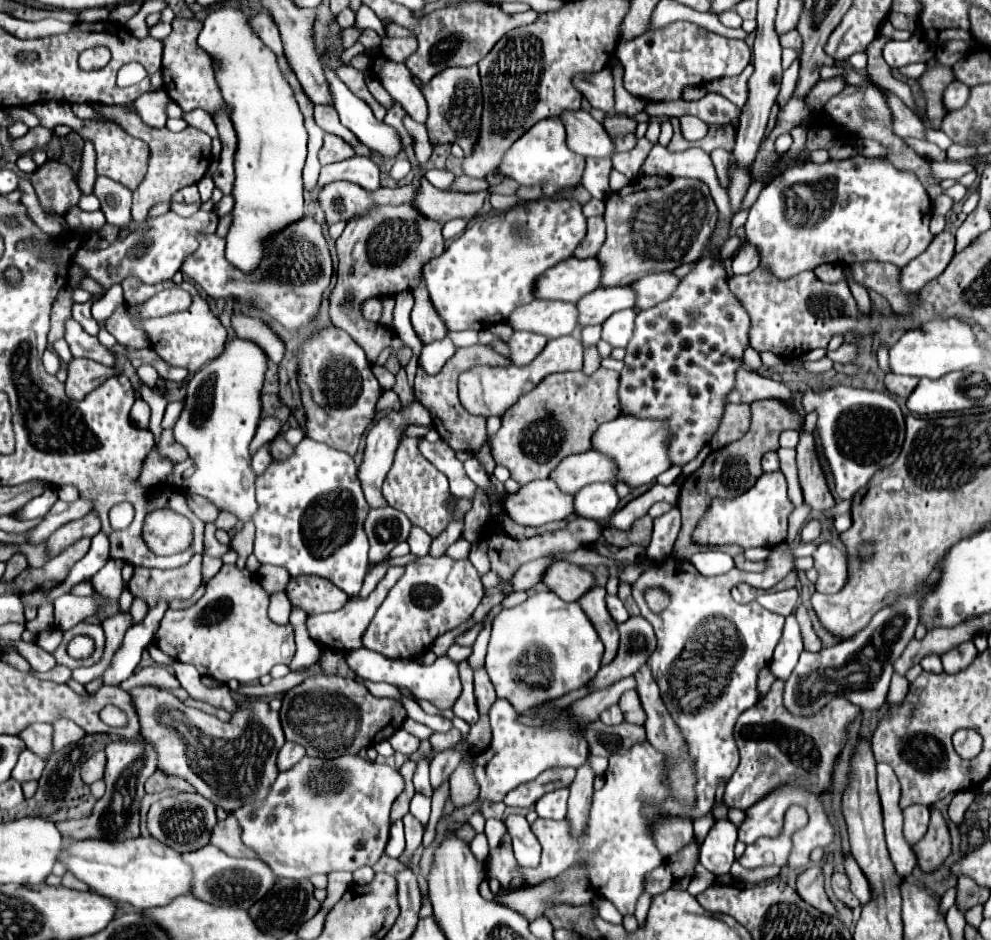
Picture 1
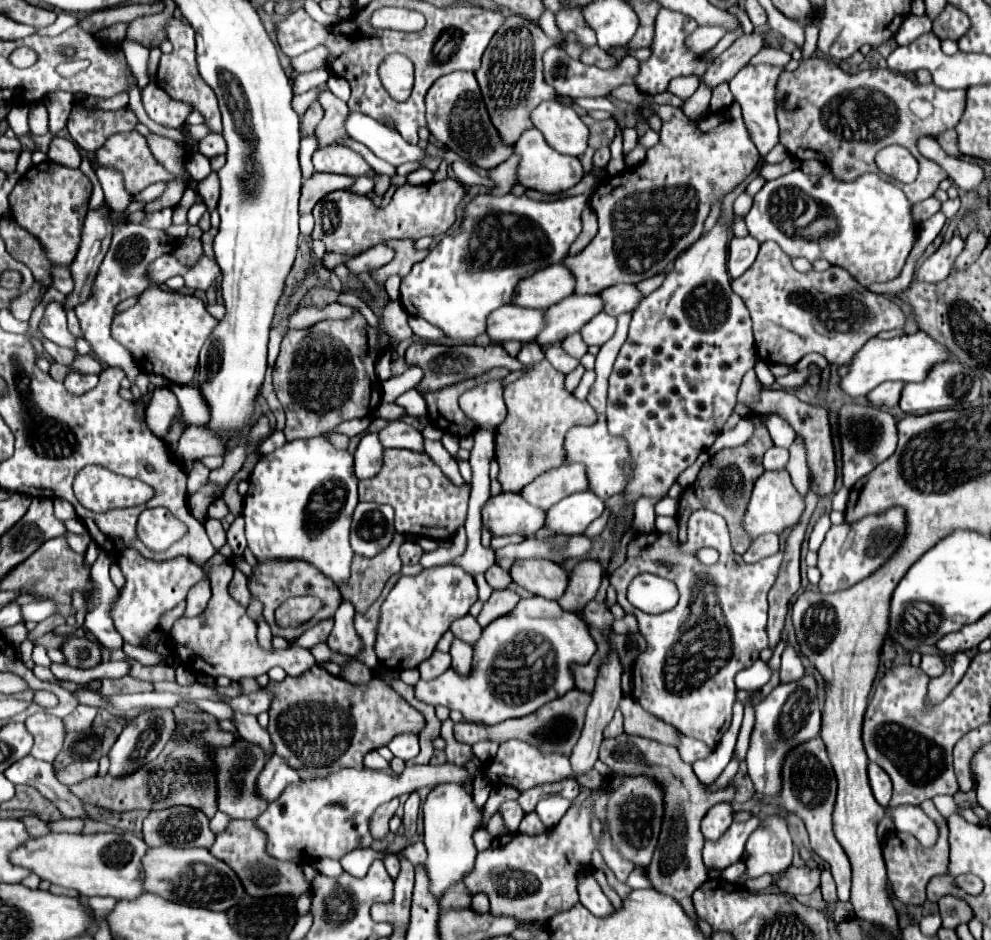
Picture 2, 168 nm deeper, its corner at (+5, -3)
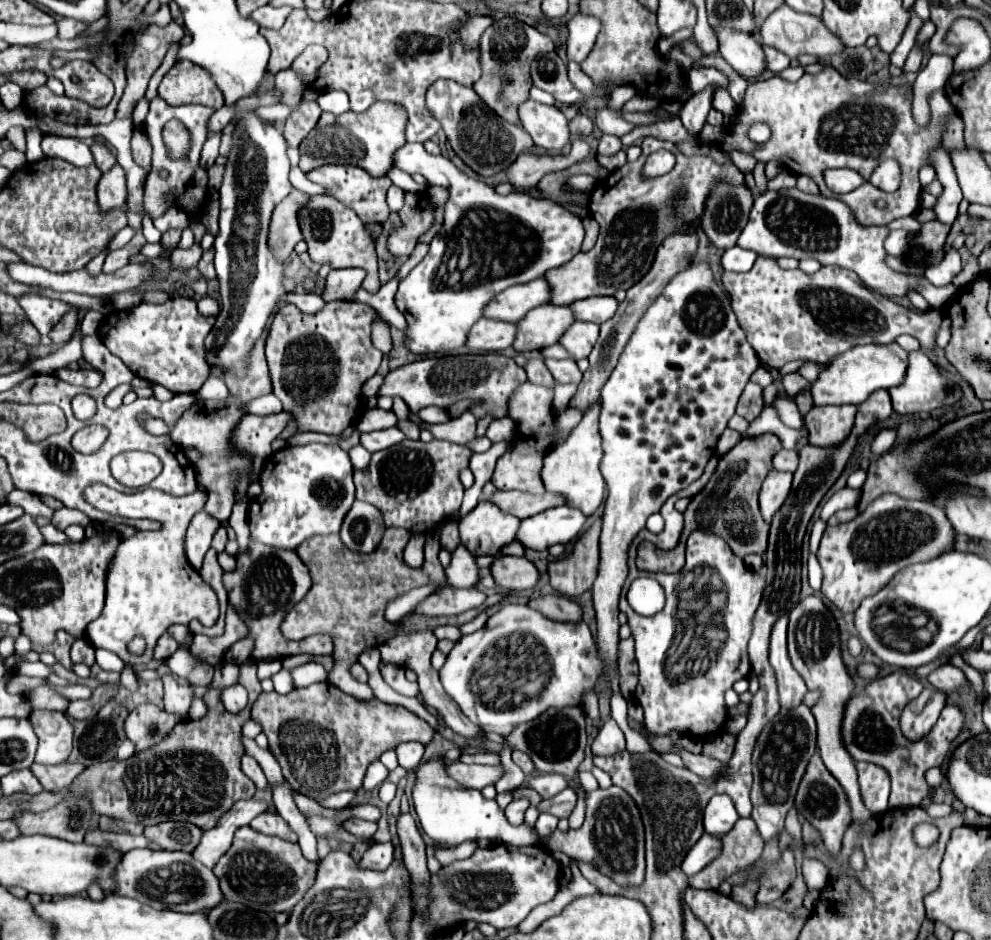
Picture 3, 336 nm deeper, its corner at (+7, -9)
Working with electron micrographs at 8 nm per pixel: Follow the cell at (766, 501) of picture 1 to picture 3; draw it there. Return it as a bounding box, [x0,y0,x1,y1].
[760,470,792,524]

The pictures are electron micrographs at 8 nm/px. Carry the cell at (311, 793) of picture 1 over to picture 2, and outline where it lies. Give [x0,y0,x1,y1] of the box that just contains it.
[256,764,470,862]

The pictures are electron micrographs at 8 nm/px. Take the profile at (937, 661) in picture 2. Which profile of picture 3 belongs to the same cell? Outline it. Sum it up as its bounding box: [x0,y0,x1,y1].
[928,664,968,692]

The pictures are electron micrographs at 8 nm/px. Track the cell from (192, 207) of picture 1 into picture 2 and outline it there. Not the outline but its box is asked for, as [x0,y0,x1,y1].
[142,208,172,230]

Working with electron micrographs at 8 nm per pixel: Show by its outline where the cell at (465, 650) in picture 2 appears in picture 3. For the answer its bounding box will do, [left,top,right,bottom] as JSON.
[434,626,462,642]

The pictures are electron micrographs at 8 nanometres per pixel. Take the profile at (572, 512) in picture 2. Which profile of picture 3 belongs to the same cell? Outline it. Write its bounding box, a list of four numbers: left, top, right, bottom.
[518,506,588,550]

